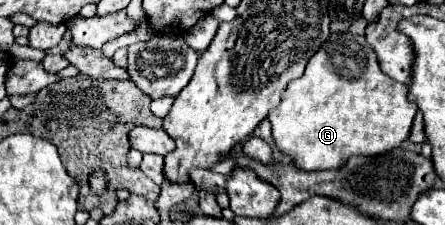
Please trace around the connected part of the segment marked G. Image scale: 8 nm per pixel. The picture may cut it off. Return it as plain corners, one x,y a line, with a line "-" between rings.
350,32
330,34
328,42
310,58
306,72
288,84
282,102
268,116
276,148
298,170
334,170
340,168
352,154
376,156
398,148
408,136
418,106
408,102
408,86
386,76
376,60
374,50
366,44
364,36

